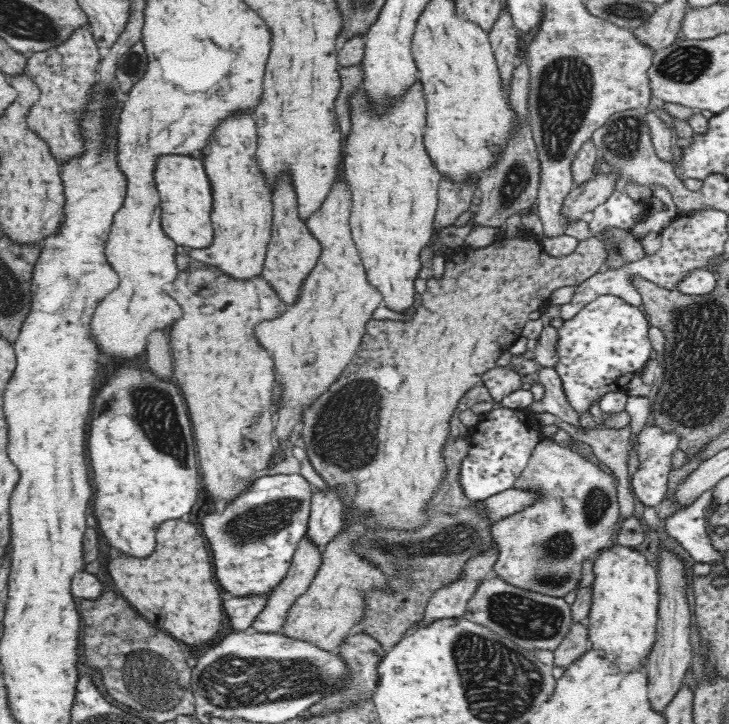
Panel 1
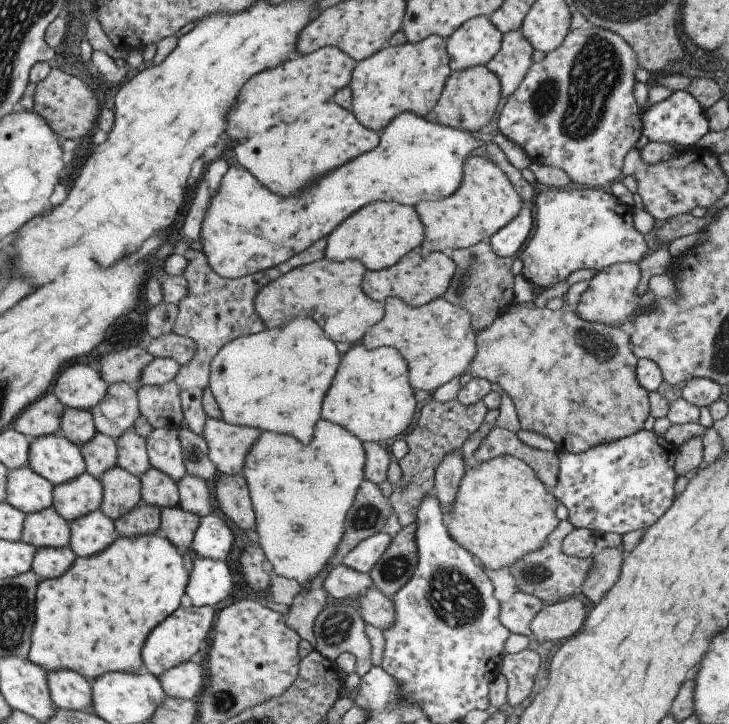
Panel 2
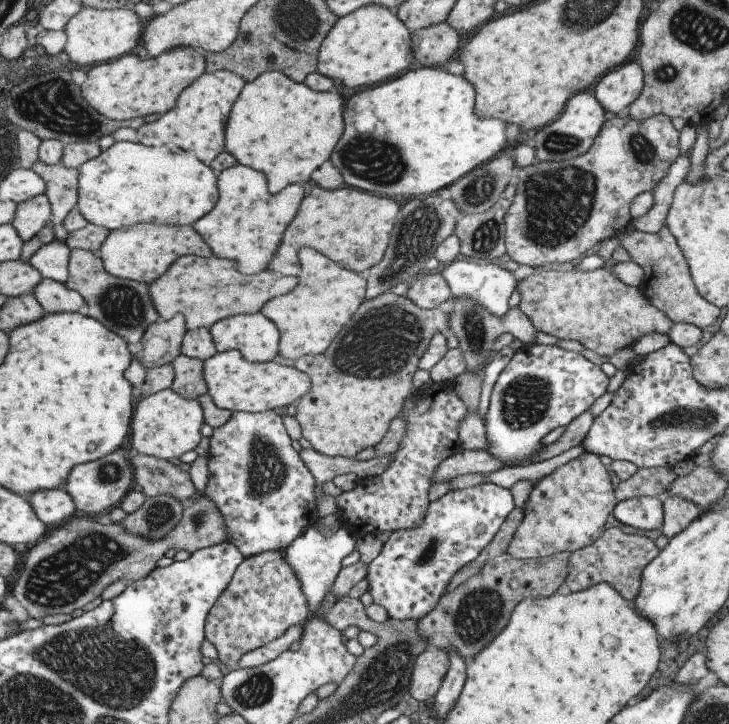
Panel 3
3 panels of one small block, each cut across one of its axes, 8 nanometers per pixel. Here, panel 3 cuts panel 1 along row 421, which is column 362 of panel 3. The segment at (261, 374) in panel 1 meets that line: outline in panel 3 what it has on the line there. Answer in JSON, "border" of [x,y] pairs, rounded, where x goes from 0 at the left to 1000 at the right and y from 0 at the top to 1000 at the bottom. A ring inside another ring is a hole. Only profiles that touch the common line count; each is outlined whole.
{"border":[[[429,257],[414,276],[385,326],[385,337],[374,359],[365,365],[366,373],[405,381],[405,370],[410,367],[405,362],[405,351],[413,340],[424,340],[462,362],[468,370],[497,380],[523,359],[547,290],[542,276],[531,276],[487,260],[443,262],[438,257]]]}

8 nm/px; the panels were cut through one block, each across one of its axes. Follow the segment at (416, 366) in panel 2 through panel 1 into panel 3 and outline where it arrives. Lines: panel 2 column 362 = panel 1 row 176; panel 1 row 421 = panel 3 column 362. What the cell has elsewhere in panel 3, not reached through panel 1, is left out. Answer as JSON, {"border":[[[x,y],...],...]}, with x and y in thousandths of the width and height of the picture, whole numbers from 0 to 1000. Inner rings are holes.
{"border":[[[429,343],[410,345],[410,365],[413,376],[402,403],[369,414],[355,428],[383,456],[383,492],[403,499],[413,492],[446,486],[495,420],[502,399],[499,380],[468,370],[438,348],[429,348]]]}

